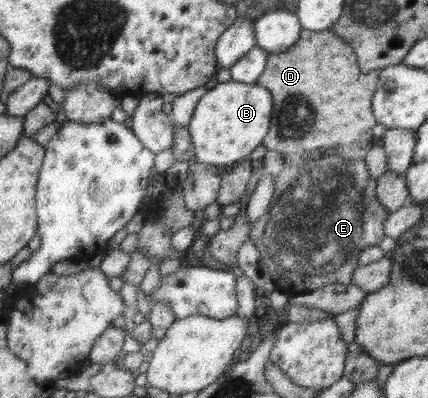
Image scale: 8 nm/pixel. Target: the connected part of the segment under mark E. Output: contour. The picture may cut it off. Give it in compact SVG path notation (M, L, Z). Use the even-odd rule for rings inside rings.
M269 152L265 156L263 170L256 176L250 176L249 188L238 202L240 210L234 217L234 223L227 230L220 230L208 238L207 249L215 260L237 266L240 246L253 241L276 288L290 298L328 284L348 285L358 267L361 251L379 245L385 236L384 226L390 212L378 201L376 179L370 176L364 160L337 162L335 156L327 156L301 166L285 166L285 160L279 158L279 152ZM265 175L274 178L276 192L267 212L251 225L246 217L247 203L253 188Z

